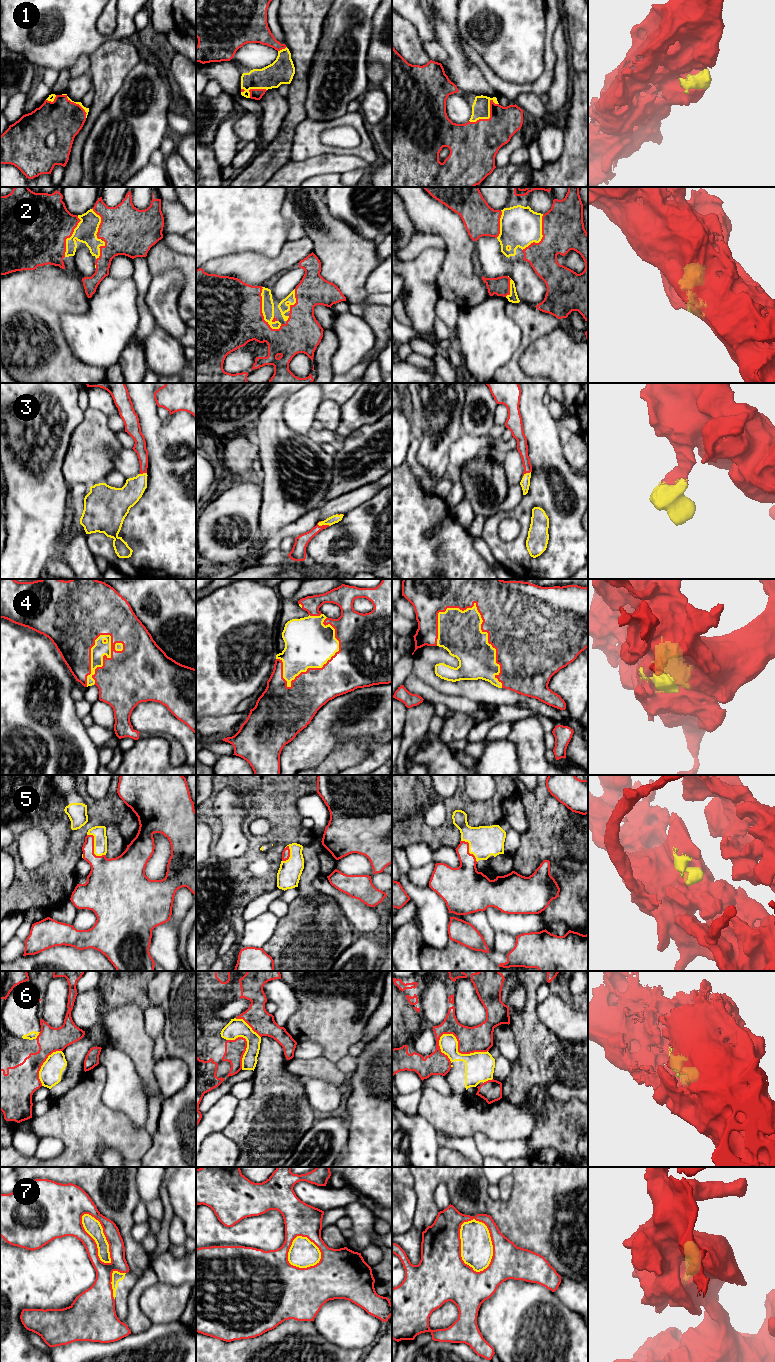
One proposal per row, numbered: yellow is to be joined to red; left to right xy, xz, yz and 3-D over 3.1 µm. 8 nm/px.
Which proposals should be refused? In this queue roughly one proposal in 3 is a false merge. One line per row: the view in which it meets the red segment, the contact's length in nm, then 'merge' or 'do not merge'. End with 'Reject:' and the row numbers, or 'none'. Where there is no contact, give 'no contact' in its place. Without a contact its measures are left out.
1: yz | 280 nm | merge
2: xz | 380 nm | merge
3: xz | 110 nm | merge
4: yz | 800 nm | merge
5: xy | 220 nm | merge
6: yz | 400 nm | do not merge
7: yz | 440 nm | do not merge
Reject: 6, 7

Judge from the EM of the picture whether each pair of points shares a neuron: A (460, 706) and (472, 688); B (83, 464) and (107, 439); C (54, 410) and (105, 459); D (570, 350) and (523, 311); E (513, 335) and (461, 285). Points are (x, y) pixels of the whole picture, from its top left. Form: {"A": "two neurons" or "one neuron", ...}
{"A": "two neurons", "B": "one neuron", "C": "two neurons", "D": "two neurons", "E": "two neurons"}

